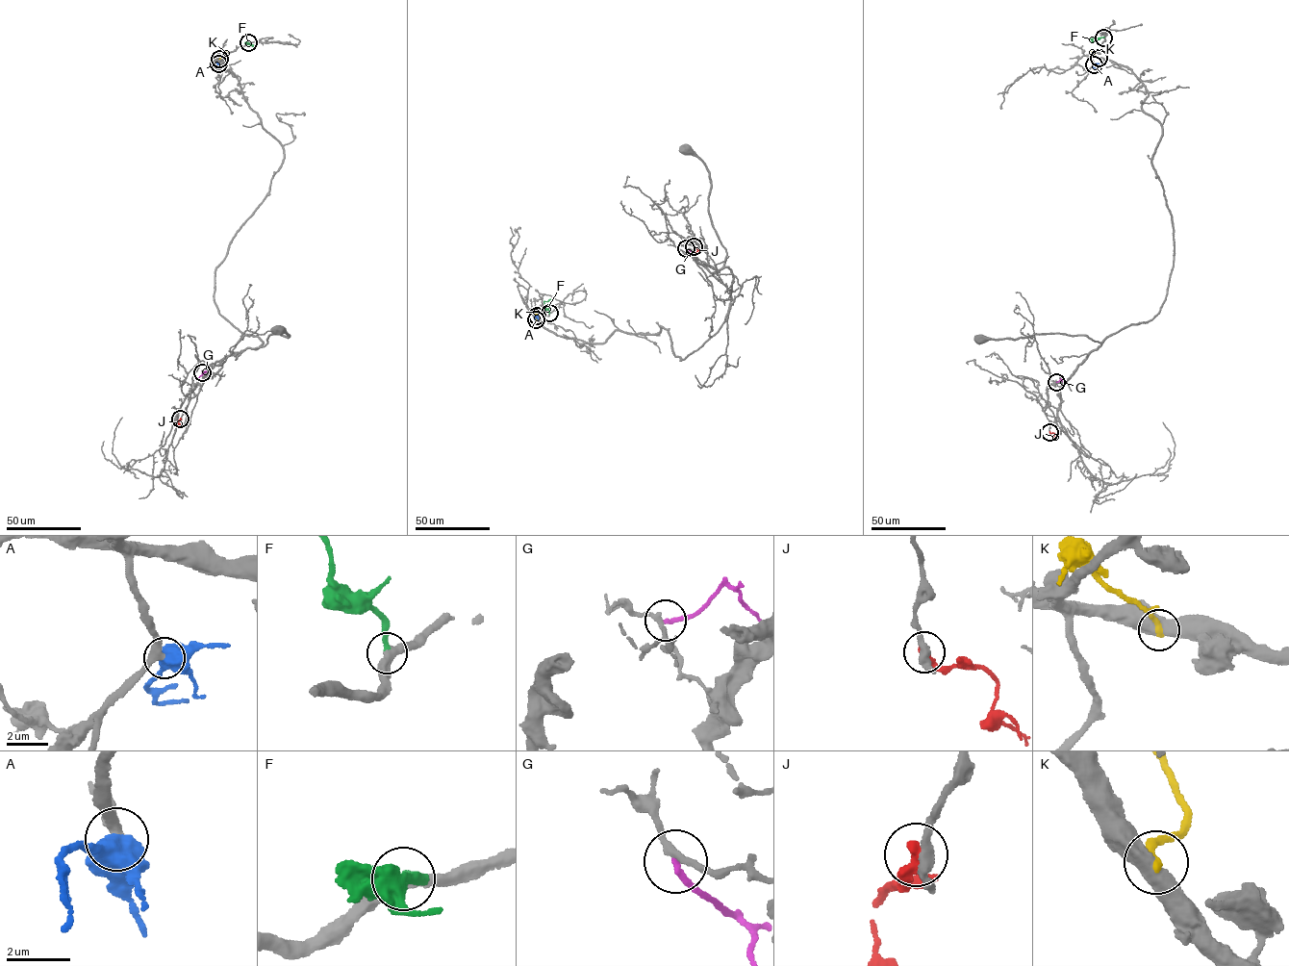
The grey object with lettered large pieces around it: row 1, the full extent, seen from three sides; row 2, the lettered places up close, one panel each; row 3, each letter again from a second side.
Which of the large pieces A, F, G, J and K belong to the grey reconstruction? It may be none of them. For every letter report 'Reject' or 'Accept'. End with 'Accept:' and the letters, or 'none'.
A: Accept
F: Accept
G: Reject
J: Reject
K: Reject
Accept: A, F

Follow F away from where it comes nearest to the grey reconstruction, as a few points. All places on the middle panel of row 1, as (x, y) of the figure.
F: (549, 313), (543, 301), (550, 299)

